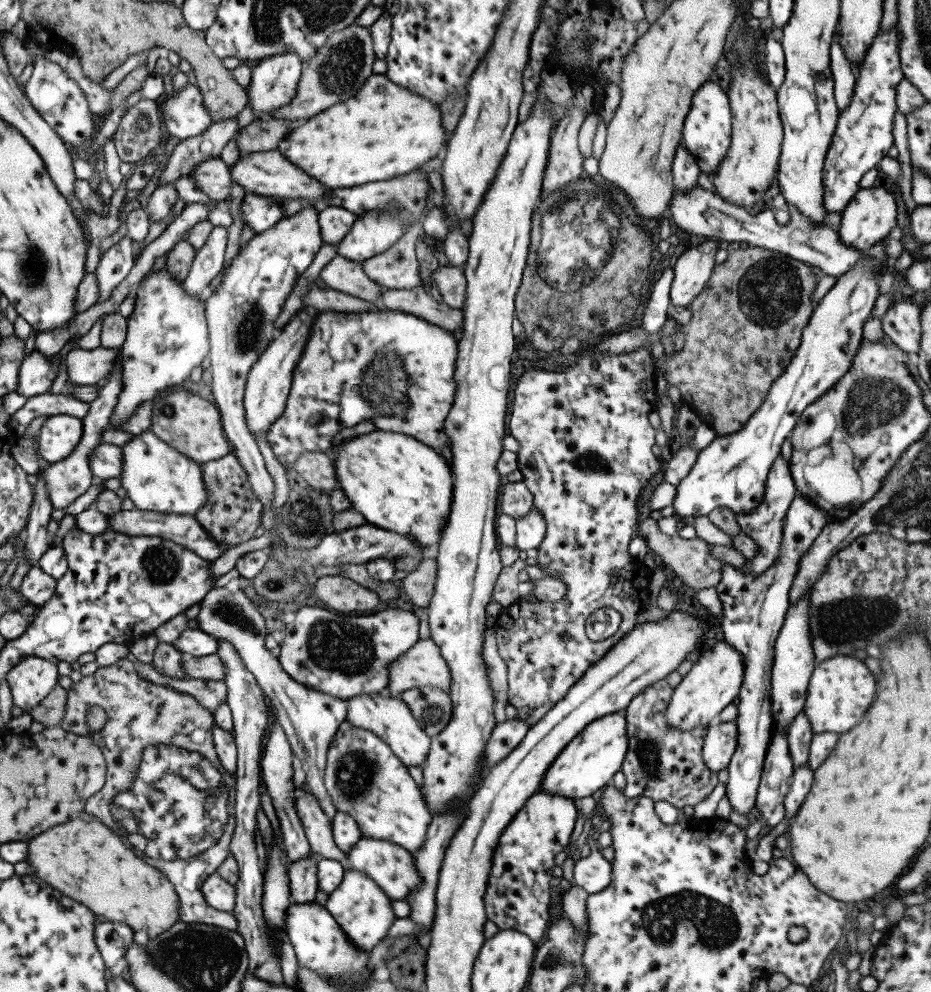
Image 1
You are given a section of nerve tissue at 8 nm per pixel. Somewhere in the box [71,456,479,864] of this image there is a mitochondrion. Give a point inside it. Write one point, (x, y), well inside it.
(183, 801)

